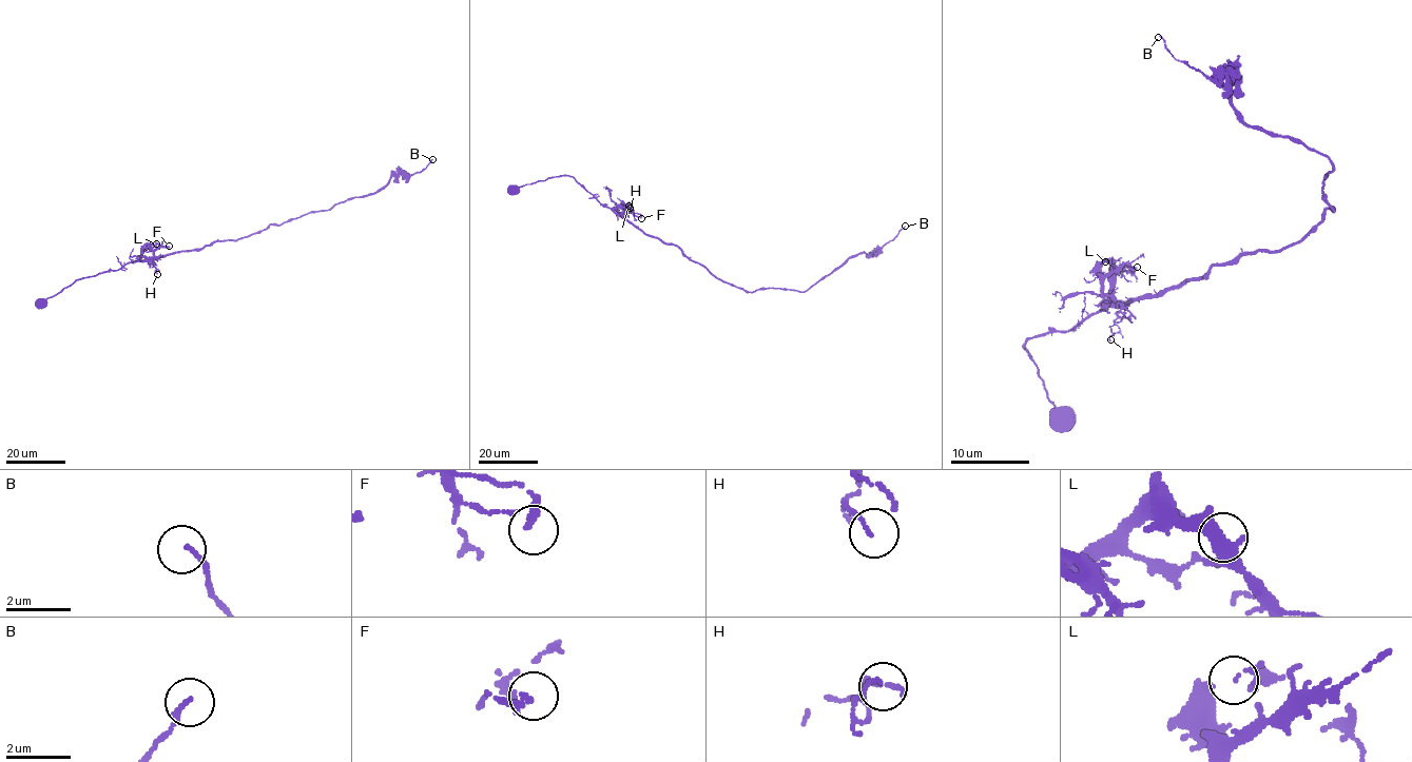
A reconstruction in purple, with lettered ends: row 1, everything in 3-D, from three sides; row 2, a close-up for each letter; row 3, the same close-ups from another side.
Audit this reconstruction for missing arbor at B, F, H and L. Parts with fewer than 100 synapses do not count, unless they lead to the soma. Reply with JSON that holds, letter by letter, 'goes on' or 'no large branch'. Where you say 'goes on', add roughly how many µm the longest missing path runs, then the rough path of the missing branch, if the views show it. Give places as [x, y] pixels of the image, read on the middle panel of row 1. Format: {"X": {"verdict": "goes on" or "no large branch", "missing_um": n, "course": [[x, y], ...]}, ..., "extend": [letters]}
{"B": {"verdict": "no large branch"}, "F": {"verdict": "no large branch"}, "H": {"verdict": "no large branch"}, "L": {"verdict": "no large branch"}, "extend": []}

